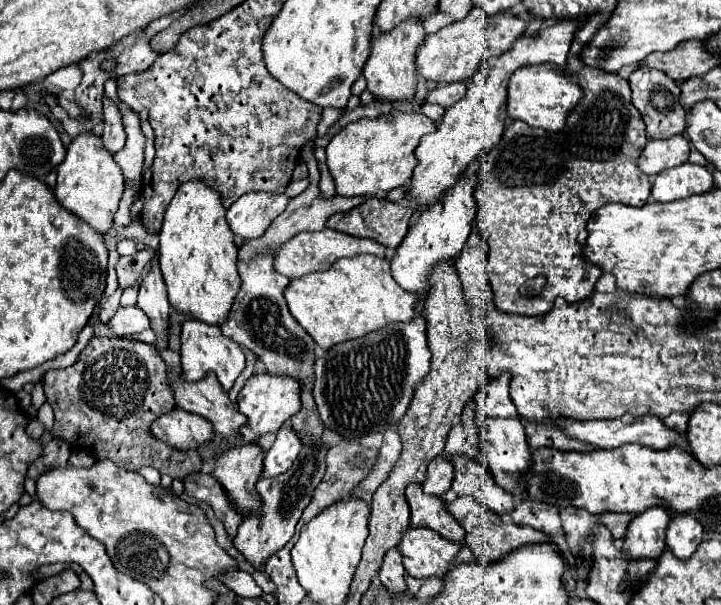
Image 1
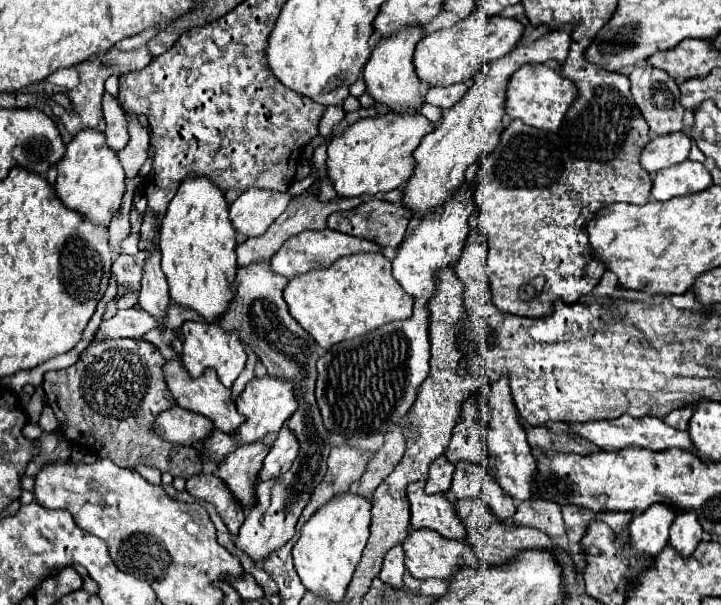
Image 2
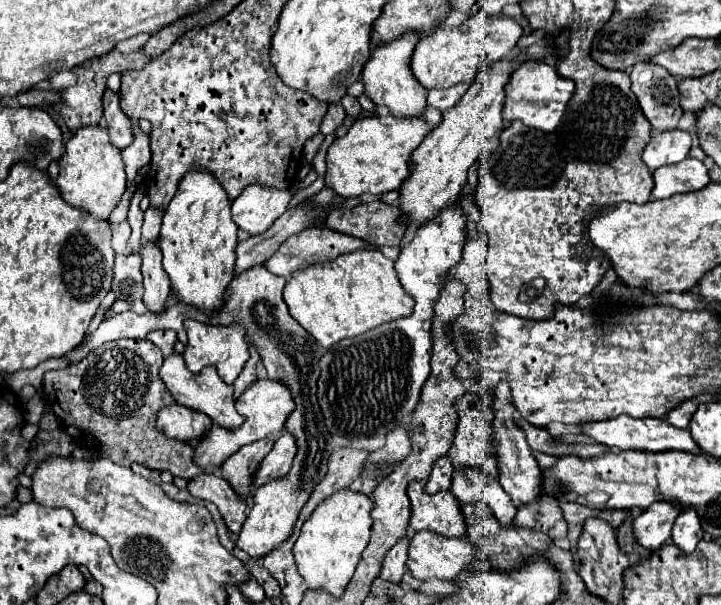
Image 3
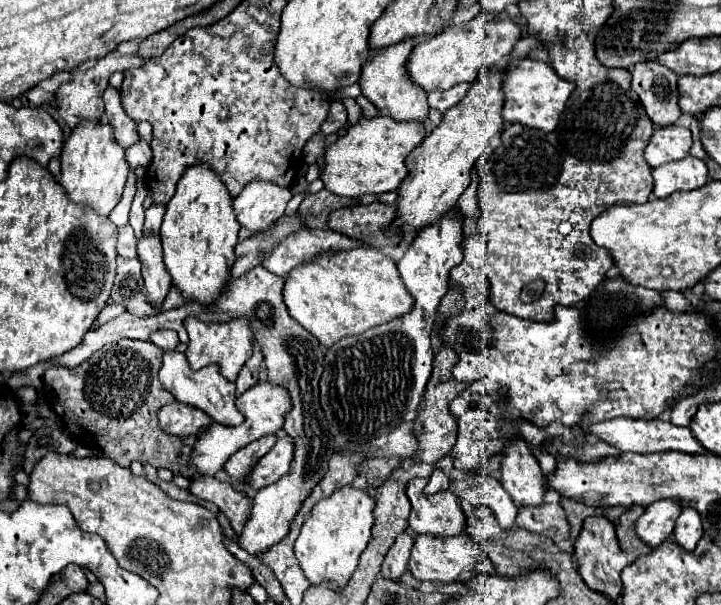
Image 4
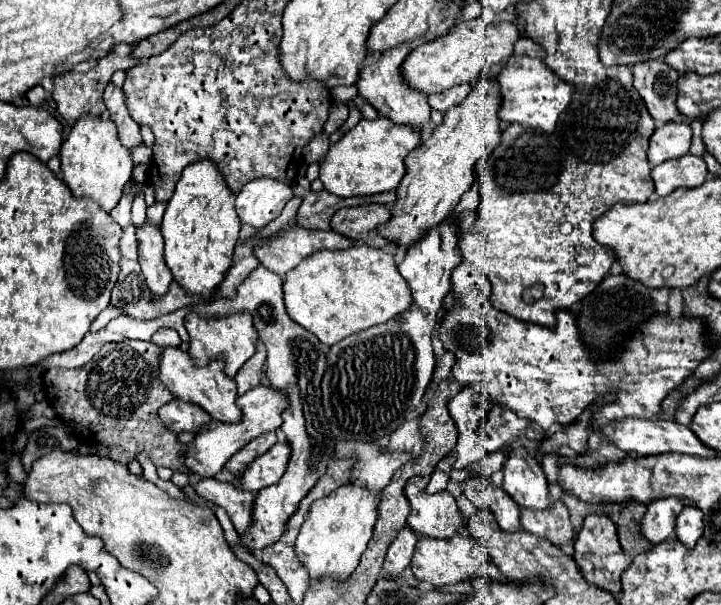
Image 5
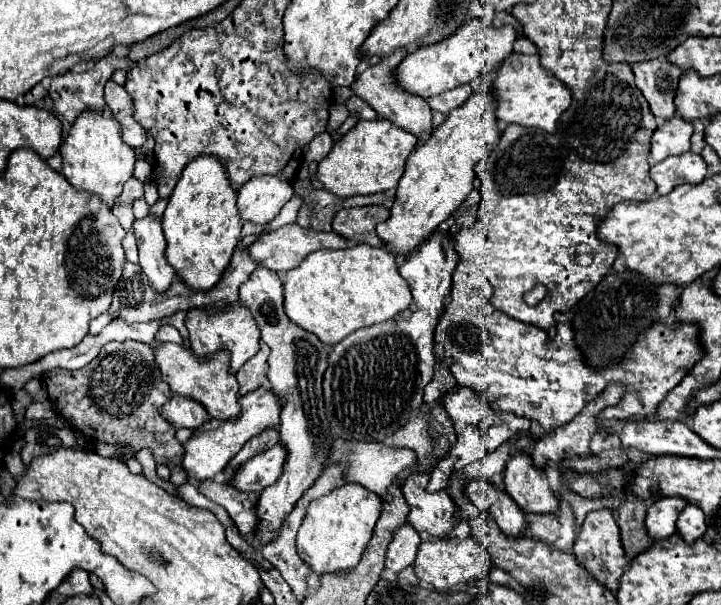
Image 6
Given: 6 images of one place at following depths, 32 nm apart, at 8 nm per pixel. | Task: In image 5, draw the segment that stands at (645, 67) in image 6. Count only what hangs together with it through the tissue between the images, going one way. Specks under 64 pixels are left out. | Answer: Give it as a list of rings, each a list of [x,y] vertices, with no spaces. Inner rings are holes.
[[[648,60],[632,66],[634,90],[642,96],[650,116],[658,122],[672,122],[680,116],[676,108],[678,72],[662,60]]]

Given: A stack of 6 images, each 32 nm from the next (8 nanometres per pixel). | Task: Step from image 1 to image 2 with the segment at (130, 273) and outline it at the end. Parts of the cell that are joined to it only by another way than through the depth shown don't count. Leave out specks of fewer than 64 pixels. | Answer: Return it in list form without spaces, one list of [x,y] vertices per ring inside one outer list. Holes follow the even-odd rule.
[[[138,252],[134,256],[118,256],[112,264],[112,272],[118,280],[118,292],[140,292],[140,280],[142,280],[142,266],[146,262],[148,254]]]

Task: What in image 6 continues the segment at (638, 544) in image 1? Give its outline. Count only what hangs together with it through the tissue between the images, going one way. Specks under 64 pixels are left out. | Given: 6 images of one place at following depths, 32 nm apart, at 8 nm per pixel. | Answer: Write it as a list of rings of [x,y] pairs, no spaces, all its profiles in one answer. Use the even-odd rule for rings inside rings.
[[[660,498],[652,502],[646,514],[646,532],[652,540],[664,540],[676,532],[676,520],[682,508],[686,506],[686,500],[682,498]]]

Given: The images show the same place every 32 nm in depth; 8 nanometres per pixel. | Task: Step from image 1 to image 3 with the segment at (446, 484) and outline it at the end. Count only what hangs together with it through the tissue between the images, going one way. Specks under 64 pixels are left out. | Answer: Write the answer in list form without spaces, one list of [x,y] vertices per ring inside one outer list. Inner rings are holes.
[[[448,456],[438,458],[438,460],[432,464],[432,472],[430,472],[430,478],[428,478],[428,482],[426,482],[426,494],[436,494],[436,492],[440,492],[440,490],[450,490],[452,472],[454,472],[454,466],[452,466],[452,462],[448,460]]]

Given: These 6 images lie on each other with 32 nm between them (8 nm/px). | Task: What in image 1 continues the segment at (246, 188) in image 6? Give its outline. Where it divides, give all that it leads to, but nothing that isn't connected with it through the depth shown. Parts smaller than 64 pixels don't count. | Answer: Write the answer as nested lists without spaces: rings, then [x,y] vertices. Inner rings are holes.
[[[248,192],[236,200],[226,212],[226,222],[230,230],[244,240],[260,238],[268,224],[284,212],[288,196],[270,192]]]

